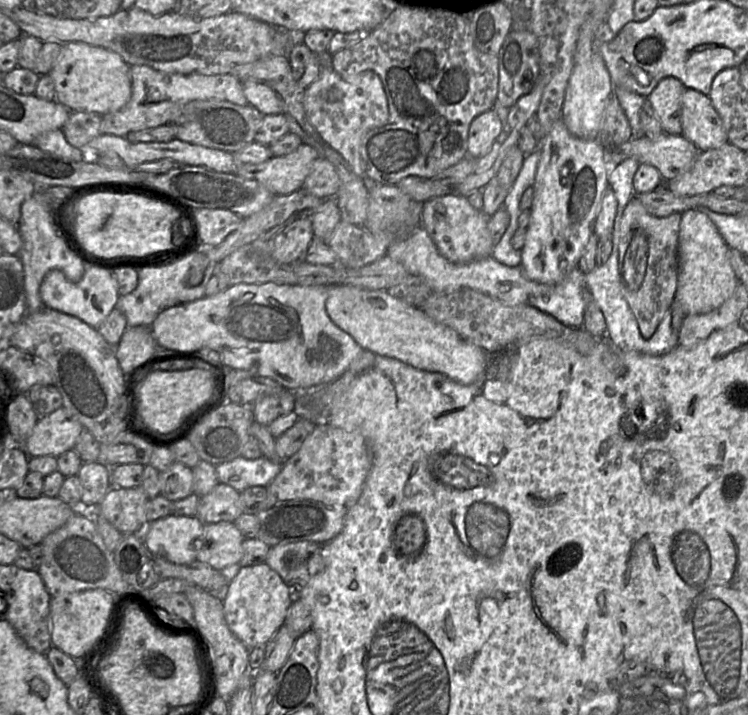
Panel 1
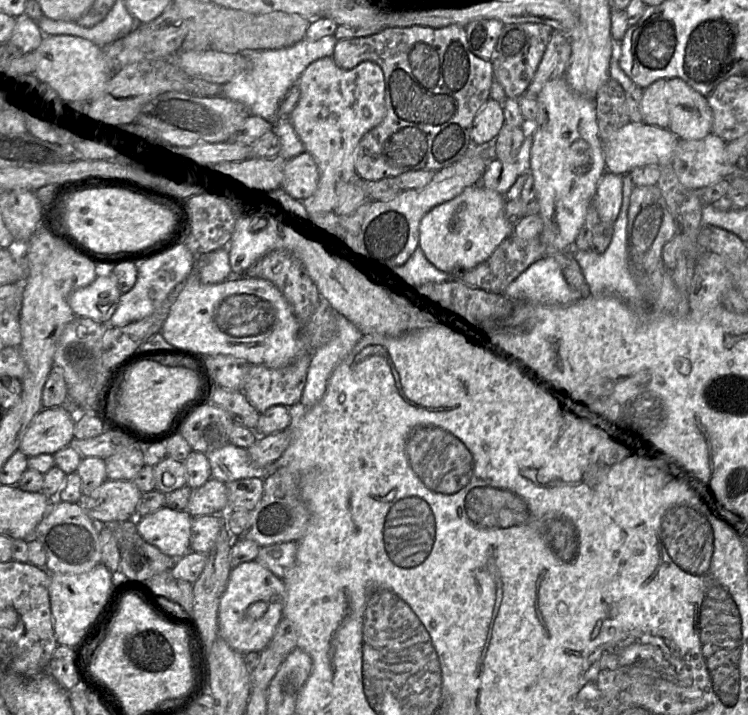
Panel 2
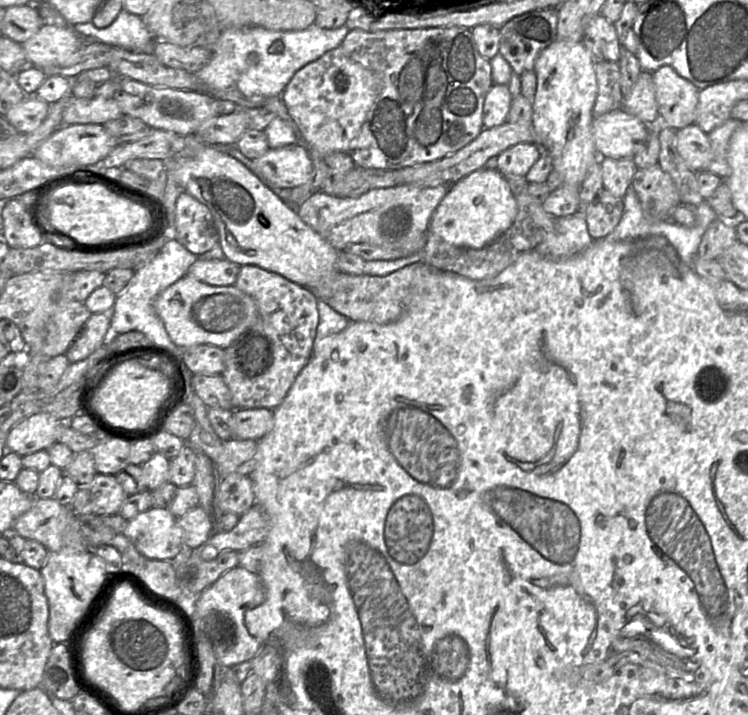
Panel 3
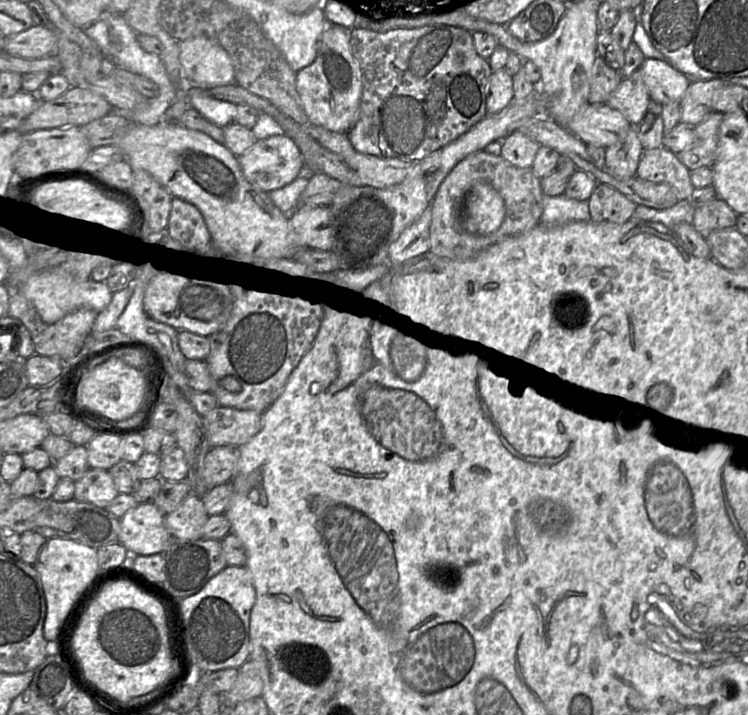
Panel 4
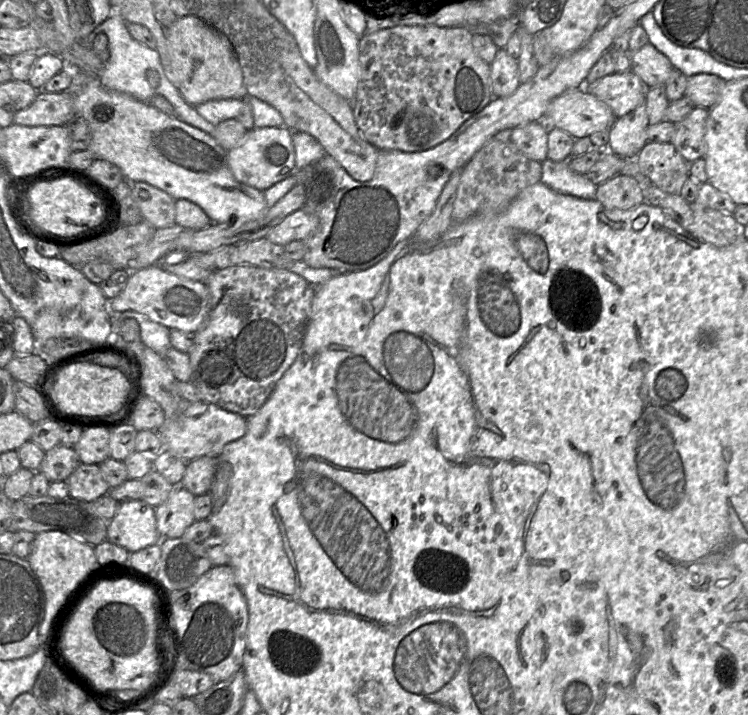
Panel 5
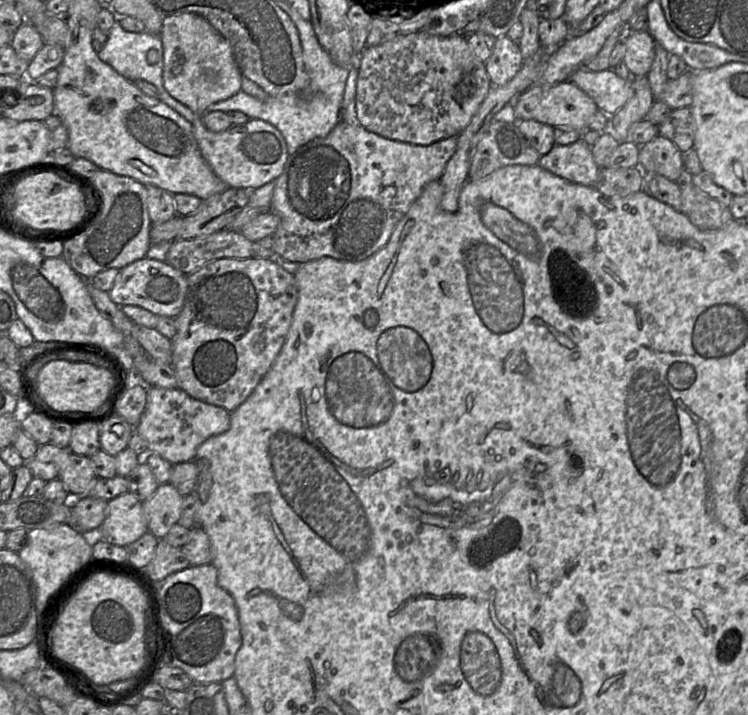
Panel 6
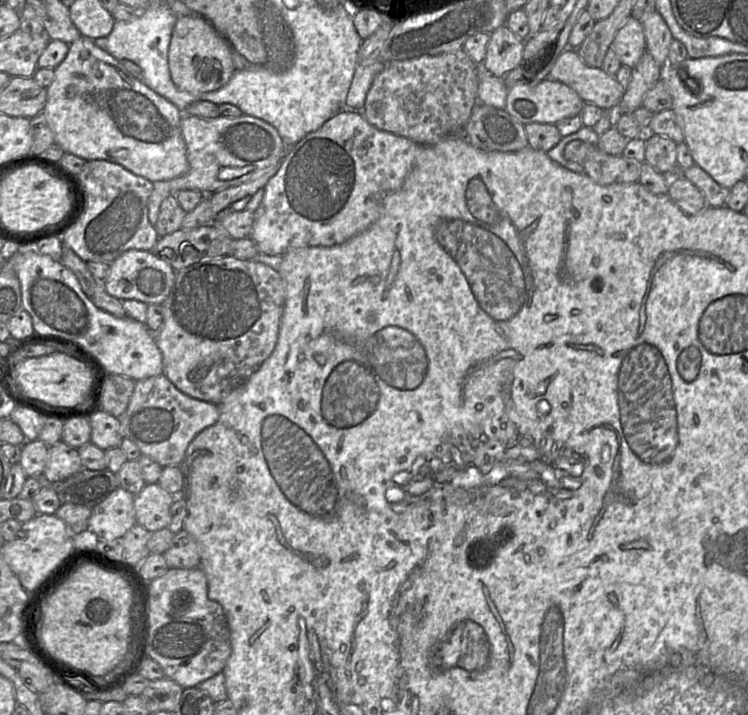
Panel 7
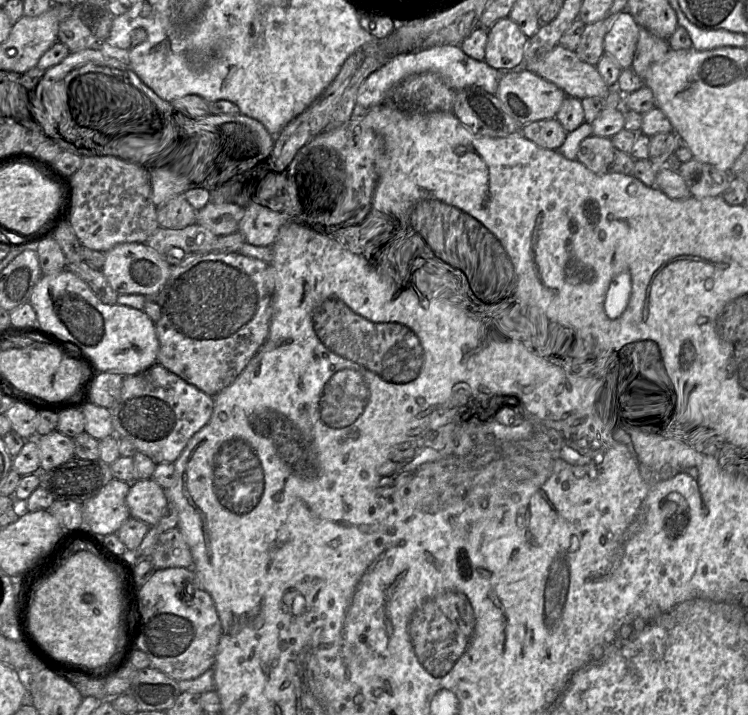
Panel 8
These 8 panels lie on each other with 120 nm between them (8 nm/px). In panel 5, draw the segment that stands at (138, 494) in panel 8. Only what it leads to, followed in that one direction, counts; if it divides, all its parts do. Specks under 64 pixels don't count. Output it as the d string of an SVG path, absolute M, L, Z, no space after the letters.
M174 486L166 501L155 508L157 529L162 538L181 538L185 530L195 522L194 499L195 495L184 487Z

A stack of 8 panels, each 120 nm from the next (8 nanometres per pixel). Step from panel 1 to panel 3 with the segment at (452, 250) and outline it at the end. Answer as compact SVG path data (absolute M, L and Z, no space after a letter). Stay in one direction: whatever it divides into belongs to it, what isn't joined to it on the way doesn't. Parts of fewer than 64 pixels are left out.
M483 168L450 187L431 217L429 231L452 245L480 249L503 234L517 212L515 197L504 176L495 168Z

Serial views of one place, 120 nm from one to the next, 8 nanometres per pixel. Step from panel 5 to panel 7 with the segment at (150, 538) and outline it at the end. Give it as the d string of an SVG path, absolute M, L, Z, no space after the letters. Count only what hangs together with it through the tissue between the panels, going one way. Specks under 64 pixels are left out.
M117 487L92 508L89 529L98 538L121 540L136 523L134 495L122 487Z

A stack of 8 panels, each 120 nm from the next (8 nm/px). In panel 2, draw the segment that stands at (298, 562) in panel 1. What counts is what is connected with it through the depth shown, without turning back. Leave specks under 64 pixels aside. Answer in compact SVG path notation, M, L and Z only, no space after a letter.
M289 541L261 547L255 560L284 580L295 565L297 544Z

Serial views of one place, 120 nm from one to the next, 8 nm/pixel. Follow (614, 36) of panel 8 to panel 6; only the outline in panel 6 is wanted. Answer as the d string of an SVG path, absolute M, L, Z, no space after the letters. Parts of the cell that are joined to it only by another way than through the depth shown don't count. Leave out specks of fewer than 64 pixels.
M649 31L626 32L623 61L633 77L647 76L655 57L655 40Z

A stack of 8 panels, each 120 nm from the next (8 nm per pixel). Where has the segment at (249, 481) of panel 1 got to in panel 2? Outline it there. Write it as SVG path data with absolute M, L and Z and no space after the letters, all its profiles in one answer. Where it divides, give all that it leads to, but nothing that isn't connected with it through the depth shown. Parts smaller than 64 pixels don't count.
M227 443L223 447L207 454L212 478L224 484L244 478L264 478L277 469L277 460L265 467L256 465L247 449Z

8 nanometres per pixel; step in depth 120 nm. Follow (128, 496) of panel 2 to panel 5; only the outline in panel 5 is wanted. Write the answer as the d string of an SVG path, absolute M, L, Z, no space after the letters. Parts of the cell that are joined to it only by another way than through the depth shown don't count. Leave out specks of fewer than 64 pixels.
M80 463L66 481L69 486L69 495L86 502L92 502L106 495L110 490L98 464Z

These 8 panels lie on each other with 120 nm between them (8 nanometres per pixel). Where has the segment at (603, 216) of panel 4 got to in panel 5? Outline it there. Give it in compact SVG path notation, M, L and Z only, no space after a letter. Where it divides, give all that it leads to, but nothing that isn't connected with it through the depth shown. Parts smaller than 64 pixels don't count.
M618 174L597 185L595 199L608 209L628 210L642 203L644 195L634 177Z

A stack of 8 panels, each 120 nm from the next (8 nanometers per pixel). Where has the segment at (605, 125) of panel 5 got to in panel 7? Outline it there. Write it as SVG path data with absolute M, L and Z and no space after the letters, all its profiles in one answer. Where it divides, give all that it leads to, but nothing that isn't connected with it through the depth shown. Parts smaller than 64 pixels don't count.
M546 78L537 85L517 84L508 89L505 110L520 123L557 124L581 114L584 101L566 84Z

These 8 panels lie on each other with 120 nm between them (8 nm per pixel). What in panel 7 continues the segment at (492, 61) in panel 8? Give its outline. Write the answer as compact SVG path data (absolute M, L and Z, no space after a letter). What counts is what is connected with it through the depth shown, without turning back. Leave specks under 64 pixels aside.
M506 24L490 34L483 61L485 69L496 77L505 77L521 62L525 40L520 39Z

